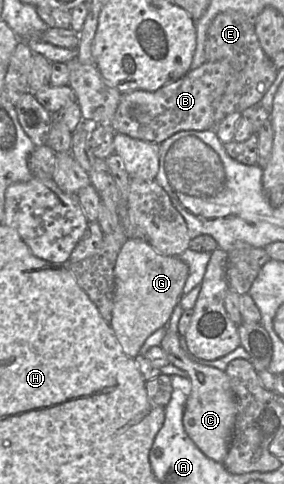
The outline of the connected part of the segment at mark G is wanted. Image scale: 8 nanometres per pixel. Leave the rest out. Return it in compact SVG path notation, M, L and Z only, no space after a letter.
M130 238L123 244L114 268L115 290L109 324L128 357L134 358L141 355L140 349L146 339L168 323L175 306L184 295L183 287L188 274L188 265L178 256L158 253L145 239Z

